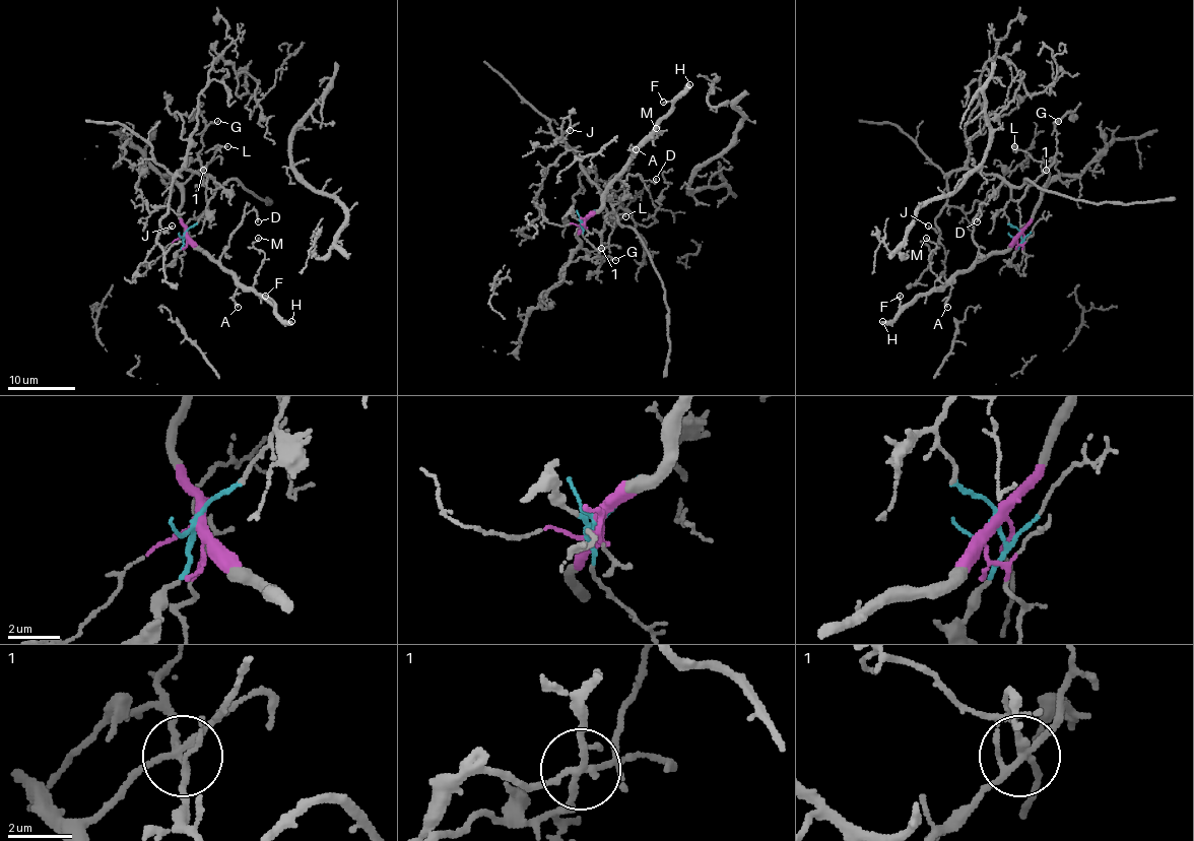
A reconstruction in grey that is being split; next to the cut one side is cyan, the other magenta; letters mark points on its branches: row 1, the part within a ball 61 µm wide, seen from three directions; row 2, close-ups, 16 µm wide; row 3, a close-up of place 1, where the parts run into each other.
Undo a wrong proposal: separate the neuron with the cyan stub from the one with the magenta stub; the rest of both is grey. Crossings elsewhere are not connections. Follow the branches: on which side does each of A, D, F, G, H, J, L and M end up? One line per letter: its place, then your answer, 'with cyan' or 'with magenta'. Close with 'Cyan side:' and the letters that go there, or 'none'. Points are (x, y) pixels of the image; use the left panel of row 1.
A: (238, 307) | with magenta
D: (258, 221) | with magenta
F: (265, 296) | with magenta
G: (217, 121) | with cyan
H: (291, 321) | with magenta
J: (172, 225) | with cyan
L: (227, 146) | with magenta
M: (258, 238) | with magenta
Cyan side: G, J

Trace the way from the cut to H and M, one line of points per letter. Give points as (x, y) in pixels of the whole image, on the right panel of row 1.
H: (1019, 233), (1006, 250), (993, 251), (976, 260), (939, 286), (927, 294), (919, 294), (891, 320), (881, 322)
M: (1019, 233), (1006, 250), (976, 260), (940, 286), (934, 284), (937, 276), (929, 256), (935, 246), (925, 238)

